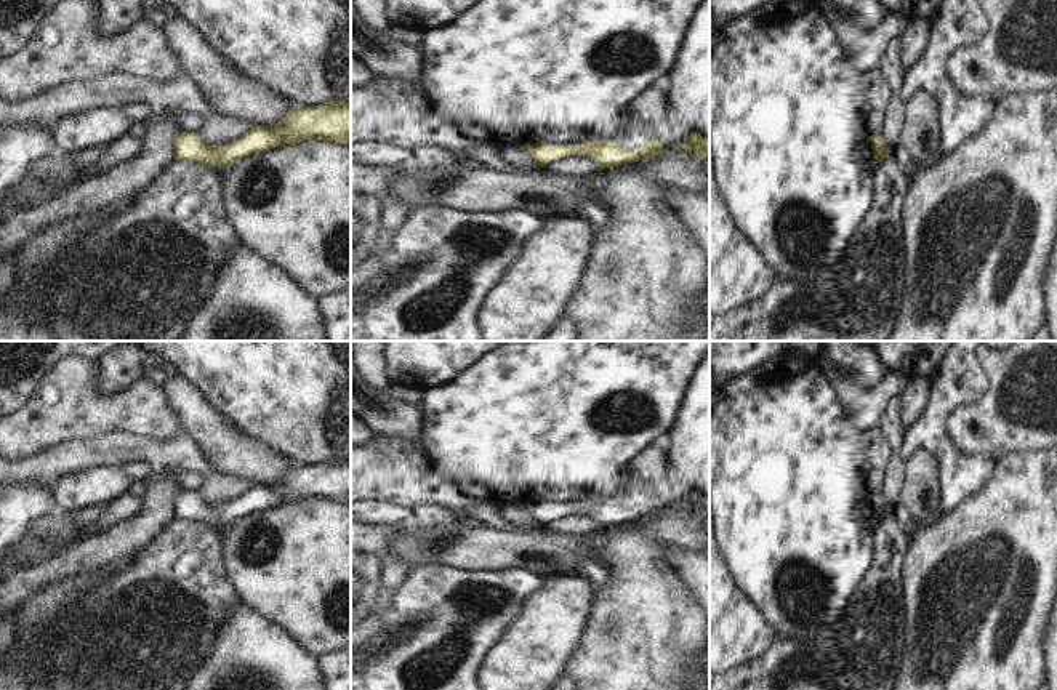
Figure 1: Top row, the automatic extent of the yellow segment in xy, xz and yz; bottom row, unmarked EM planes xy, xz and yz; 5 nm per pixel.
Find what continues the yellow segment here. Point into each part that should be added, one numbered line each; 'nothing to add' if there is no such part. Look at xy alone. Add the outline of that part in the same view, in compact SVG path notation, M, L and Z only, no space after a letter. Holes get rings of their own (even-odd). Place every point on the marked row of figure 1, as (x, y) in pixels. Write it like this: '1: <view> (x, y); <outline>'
nothing to add

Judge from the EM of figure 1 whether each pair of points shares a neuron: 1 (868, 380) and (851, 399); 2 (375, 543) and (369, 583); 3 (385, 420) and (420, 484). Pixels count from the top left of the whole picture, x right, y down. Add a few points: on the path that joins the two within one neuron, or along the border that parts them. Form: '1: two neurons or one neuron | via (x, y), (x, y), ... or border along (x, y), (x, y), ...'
1: two neurons | border along (888, 373), (870, 388), (860, 388), (856, 383)
2: one neuron | via (369, 553), (369, 573)
3: two neurons | border along (373, 433), (409, 442), (425, 460)

